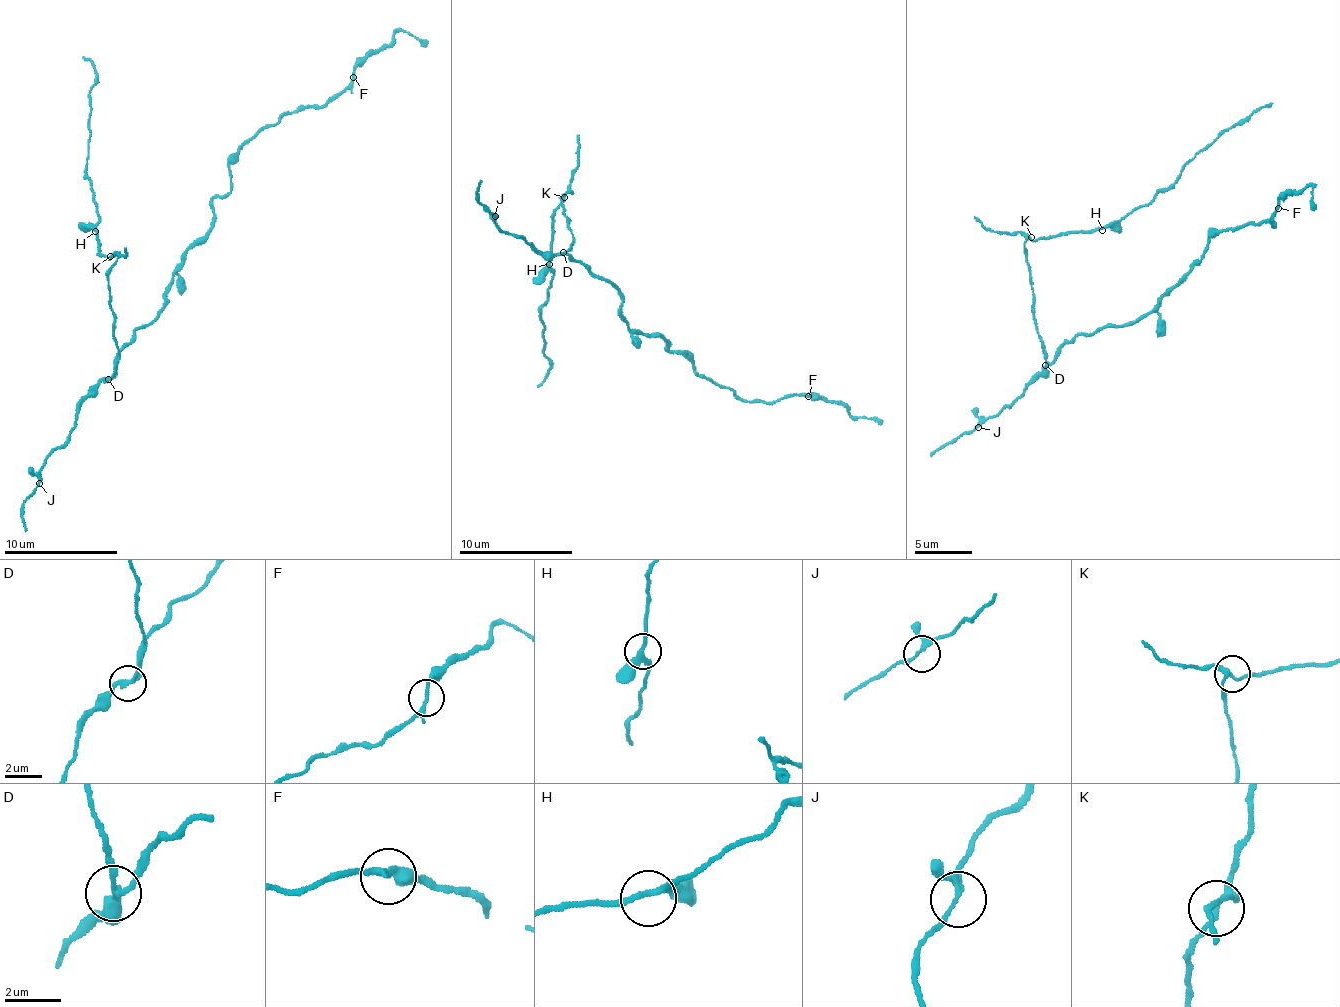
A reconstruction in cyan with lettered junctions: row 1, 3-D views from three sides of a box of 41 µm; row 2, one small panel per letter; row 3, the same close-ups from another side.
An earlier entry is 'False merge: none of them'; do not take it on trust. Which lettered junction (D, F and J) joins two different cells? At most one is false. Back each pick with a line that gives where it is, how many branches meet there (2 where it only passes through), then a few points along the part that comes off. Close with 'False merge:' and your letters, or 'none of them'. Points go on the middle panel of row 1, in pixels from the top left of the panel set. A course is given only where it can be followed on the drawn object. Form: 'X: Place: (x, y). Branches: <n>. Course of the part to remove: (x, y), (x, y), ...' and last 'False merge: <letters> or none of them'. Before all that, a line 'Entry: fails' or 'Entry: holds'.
Entry: fails
D: Place: (563, 252). Branches: 3. Course of the part to remove: (562, 251), (573, 241), (561, 204), (569, 192), (552, 217), (552, 286), (540, 312), (551, 365), (537, 388)
False merge: D

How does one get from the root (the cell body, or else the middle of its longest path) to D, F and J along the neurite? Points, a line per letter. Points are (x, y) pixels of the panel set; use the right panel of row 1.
D: (1085, 333), (1059, 348), (1059, 356), (1045, 364)
F: (1085, 333), (1134, 325), (1197, 264), (1211, 238), (1252, 222), (1275, 227), (1278, 208)
J: (1085, 333), (1059, 348), (1059, 356), (1048, 363), (1047, 370), (1027, 387), (1024, 395), (978, 427)

